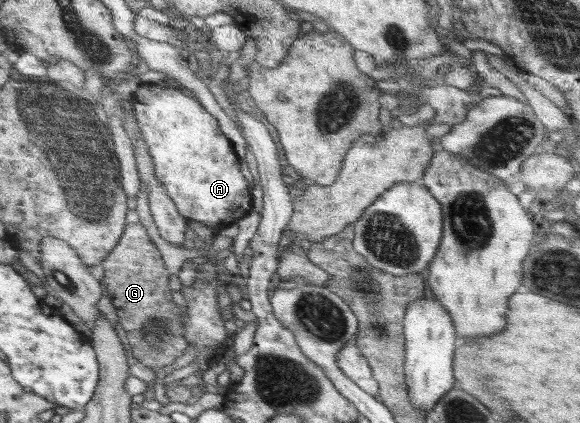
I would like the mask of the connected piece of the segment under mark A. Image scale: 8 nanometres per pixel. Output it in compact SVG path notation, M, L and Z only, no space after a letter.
M142 83L131 96L131 104L143 134L149 143L149 151L155 163L157 179L161 179L165 191L175 203L175 207L186 220L199 221L218 233L221 229L252 210L252 195L249 183L239 169L240 160L235 155L232 143L221 133L216 117L207 113L203 106L186 90L160 87L156 84Z

